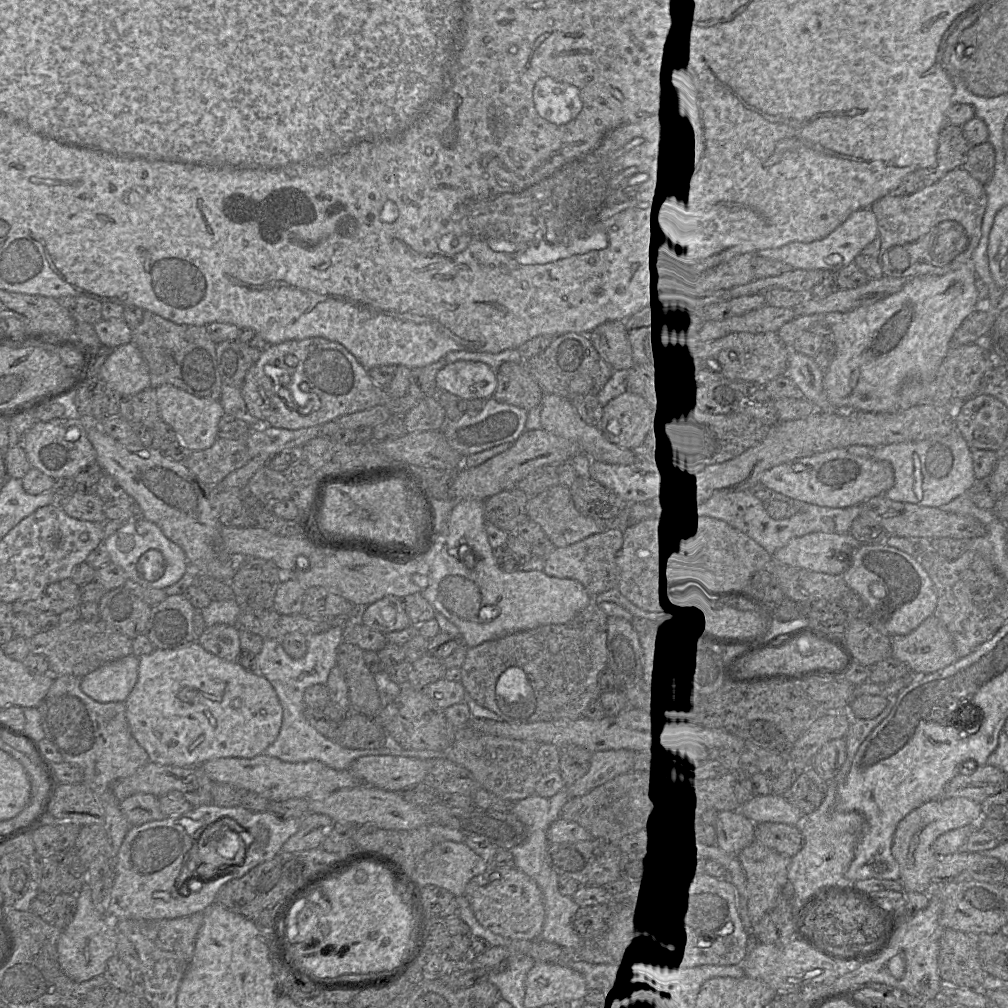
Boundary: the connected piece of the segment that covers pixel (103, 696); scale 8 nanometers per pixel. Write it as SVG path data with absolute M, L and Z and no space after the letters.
M130 654L81 678L80 688L100 703L124 702L138 680L139 658Z

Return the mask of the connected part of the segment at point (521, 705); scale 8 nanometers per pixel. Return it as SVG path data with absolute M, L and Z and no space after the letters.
M591 602L564 624L544 625L515 632L469 647L461 666L461 683L480 706L508 723L533 723L560 719L576 720L600 695L598 677L607 667L607 615Z

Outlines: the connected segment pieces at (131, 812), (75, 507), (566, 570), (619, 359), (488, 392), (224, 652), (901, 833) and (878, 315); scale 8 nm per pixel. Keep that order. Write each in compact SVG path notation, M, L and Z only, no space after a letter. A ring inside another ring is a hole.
M136 793L120 802L120 809L130 826L139 826L164 816L159 808L158 797L149 793Z
M75 491L68 499L61 500L61 508L72 518L105 523L104 502L96 494Z
M607 529L603 533L594 534L569 546L555 548L546 560L544 573L557 578L576 580L593 597L617 587L618 567L616 557L622 544L623 530Z
M608 321L588 334L593 346L614 371L633 366L632 351L623 321Z
M483 362L448 363L436 375L438 392L449 392L464 400L493 397L497 389L496 370Z
M216 624L206 627L196 642L207 652L229 662L235 662L241 651L239 629L232 625Z
M965 797L936 798L923 803L918 808L907 814L897 825L894 832L891 852L900 869L899 880L906 891L923 893L932 881L932 871L938 860L938 855L933 850L934 841L942 834L968 825L983 816L980 803Z
M971 263L943 275L915 276L908 279L900 291L872 304L847 312L799 315L777 333L791 349L793 342L814 323L824 321L830 326L836 354L824 371L823 388L838 412L895 413L924 403L936 403L936 376L951 347L951 338L963 320L979 307L975 280Z

